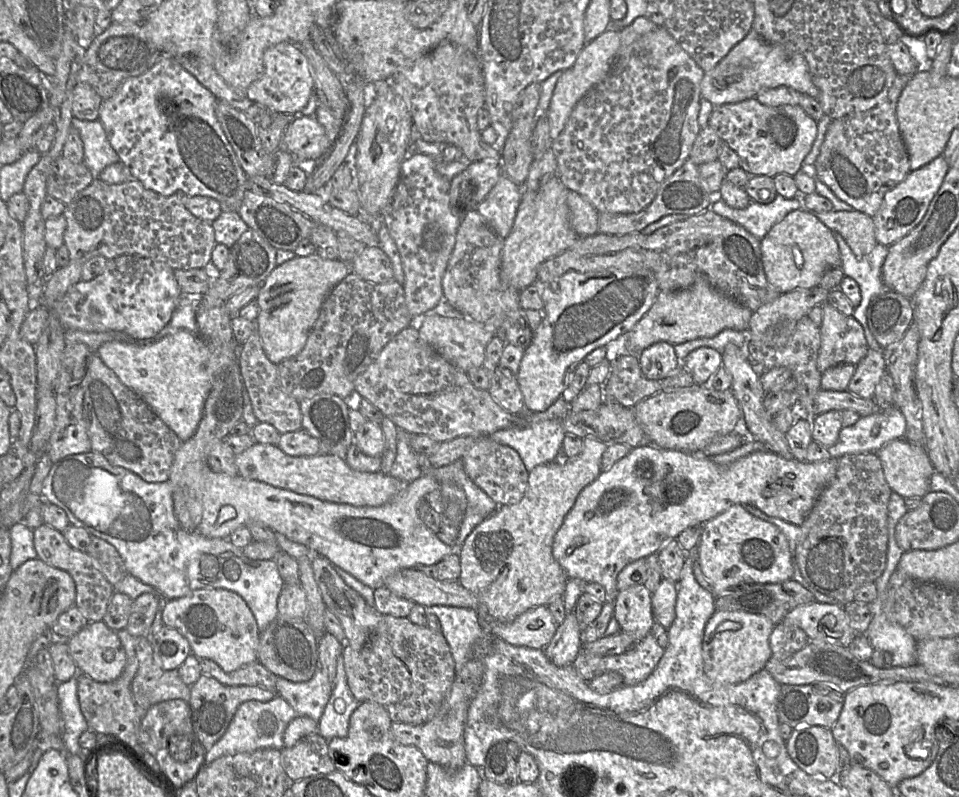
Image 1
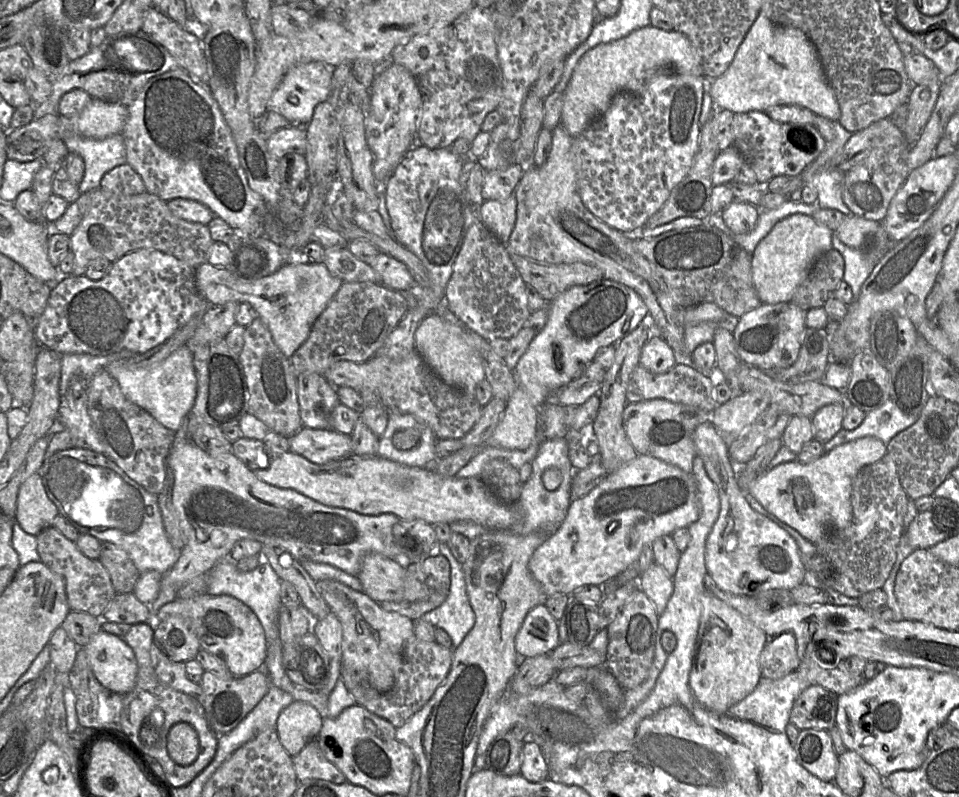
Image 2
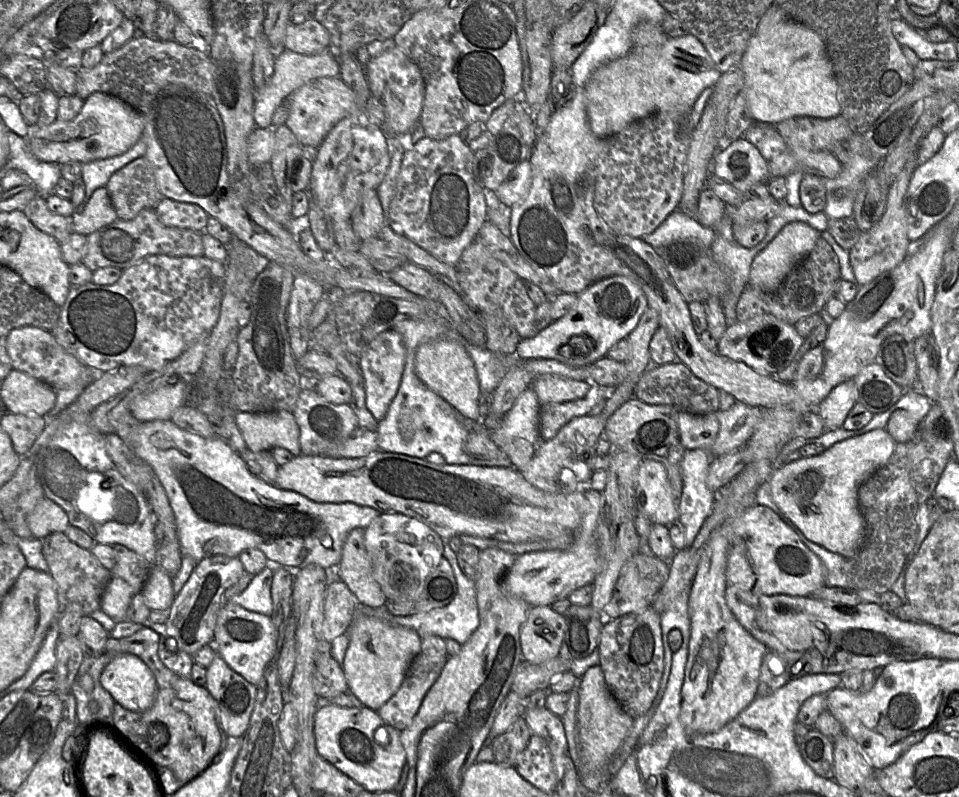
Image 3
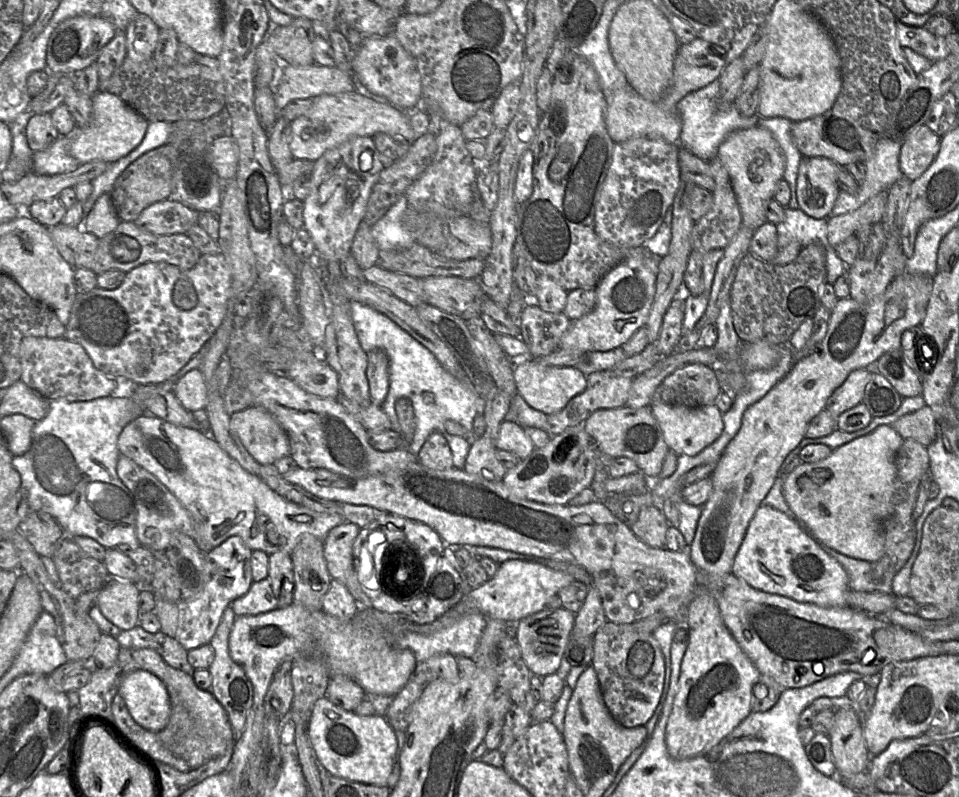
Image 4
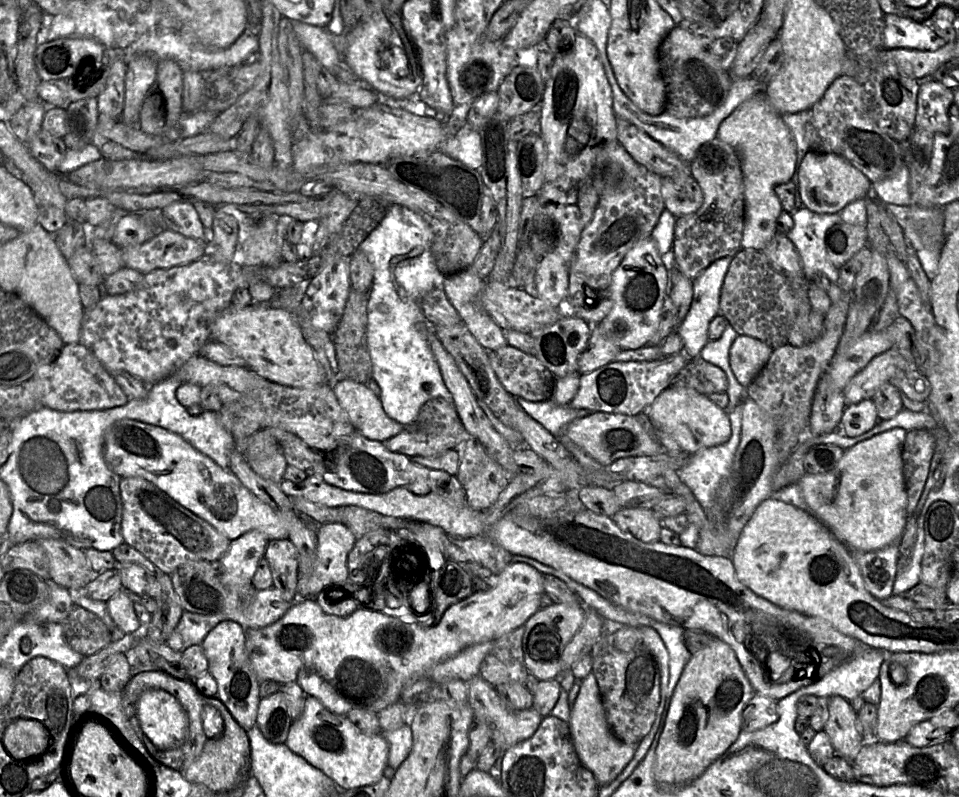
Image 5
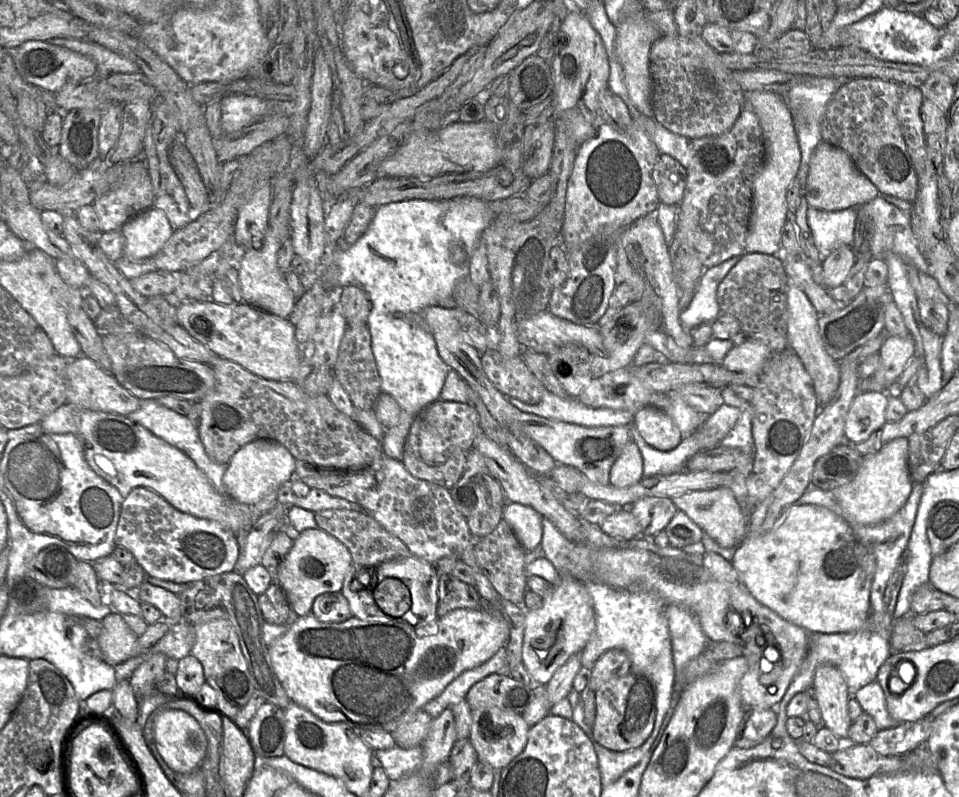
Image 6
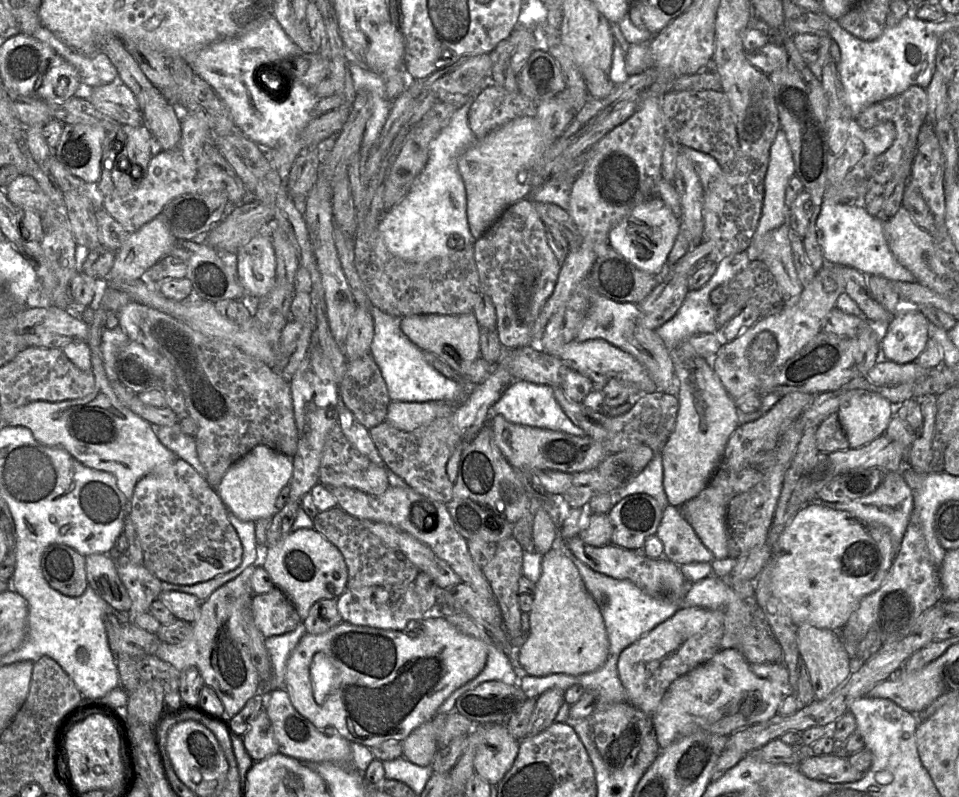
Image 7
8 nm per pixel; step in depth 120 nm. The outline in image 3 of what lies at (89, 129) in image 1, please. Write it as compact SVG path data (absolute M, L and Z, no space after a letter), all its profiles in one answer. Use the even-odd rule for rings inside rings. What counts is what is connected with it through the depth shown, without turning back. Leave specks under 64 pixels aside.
M140 139L133 147L125 153L101 160L95 160L81 165L82 179L85 185L85 197L76 208L76 213L83 213L93 192L99 188L105 188L110 177L119 169L132 161L144 157L146 154L146 143Z

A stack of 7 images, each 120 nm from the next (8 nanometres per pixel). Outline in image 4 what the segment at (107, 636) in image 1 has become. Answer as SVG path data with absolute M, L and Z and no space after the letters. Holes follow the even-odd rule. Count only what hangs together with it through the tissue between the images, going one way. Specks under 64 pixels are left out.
M136 670L122 680L121 695L133 719L143 728L160 732L171 715L171 701L166 686L153 673Z

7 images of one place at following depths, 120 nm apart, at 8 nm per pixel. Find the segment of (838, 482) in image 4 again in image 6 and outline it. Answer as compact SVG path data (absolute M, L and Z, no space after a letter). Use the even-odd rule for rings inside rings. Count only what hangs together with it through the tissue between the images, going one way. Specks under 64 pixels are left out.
M899 437L877 453L864 457L856 476L849 483L831 491L850 524L872 526L893 516L906 503L913 488L908 469L908 438Z

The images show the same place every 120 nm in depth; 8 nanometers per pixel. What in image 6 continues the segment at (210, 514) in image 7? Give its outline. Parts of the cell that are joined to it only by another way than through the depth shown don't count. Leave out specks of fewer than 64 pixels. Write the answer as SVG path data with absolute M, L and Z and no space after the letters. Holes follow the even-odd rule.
M145 487L133 488L123 499L115 543L131 552L148 576L174 583L231 572L239 556L236 534L228 527L182 512Z

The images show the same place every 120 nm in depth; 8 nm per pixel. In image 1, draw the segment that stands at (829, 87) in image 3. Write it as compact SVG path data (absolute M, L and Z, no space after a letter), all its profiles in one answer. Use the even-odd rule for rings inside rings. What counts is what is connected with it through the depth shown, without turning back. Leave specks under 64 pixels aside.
M751 29L714 69L704 73L700 91L701 96L716 107L754 98L761 90L779 86L788 86L817 100L819 98L819 90L812 81L805 57L793 47L766 42Z

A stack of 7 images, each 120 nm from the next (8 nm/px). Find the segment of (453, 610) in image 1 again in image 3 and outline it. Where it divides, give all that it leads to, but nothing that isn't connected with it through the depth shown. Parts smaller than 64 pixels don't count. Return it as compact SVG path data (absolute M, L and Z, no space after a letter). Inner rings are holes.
M446 541L444 545L443 556L450 563L457 583L456 596L447 606L443 608L433 609L429 612L418 613L404 617L393 616L386 609L386 606L381 606L377 608L359 606L359 612L382 620L391 621L391 623L395 625L411 628L415 630L420 635L420 637L426 635L436 635L438 637L441 637L442 639L452 638L460 645L463 645L479 626L479 612L475 582L470 580L462 572L458 564L456 553L452 550L452 548L447 544Z

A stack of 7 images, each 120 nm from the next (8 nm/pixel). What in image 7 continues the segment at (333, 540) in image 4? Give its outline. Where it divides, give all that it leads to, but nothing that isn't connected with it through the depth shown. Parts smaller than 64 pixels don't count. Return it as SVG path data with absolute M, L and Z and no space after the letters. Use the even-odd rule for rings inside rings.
M314 528L292 531L278 544L267 548L264 569L275 586L281 589L294 604L302 621L306 619L312 605L321 599L338 599L347 588L348 568L341 551Z

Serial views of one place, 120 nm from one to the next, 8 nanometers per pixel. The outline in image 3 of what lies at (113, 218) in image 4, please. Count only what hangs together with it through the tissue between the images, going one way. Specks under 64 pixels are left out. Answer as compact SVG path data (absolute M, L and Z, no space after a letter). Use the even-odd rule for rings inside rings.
M106 188L95 190L83 213L72 215L73 232L88 236L118 220Z

